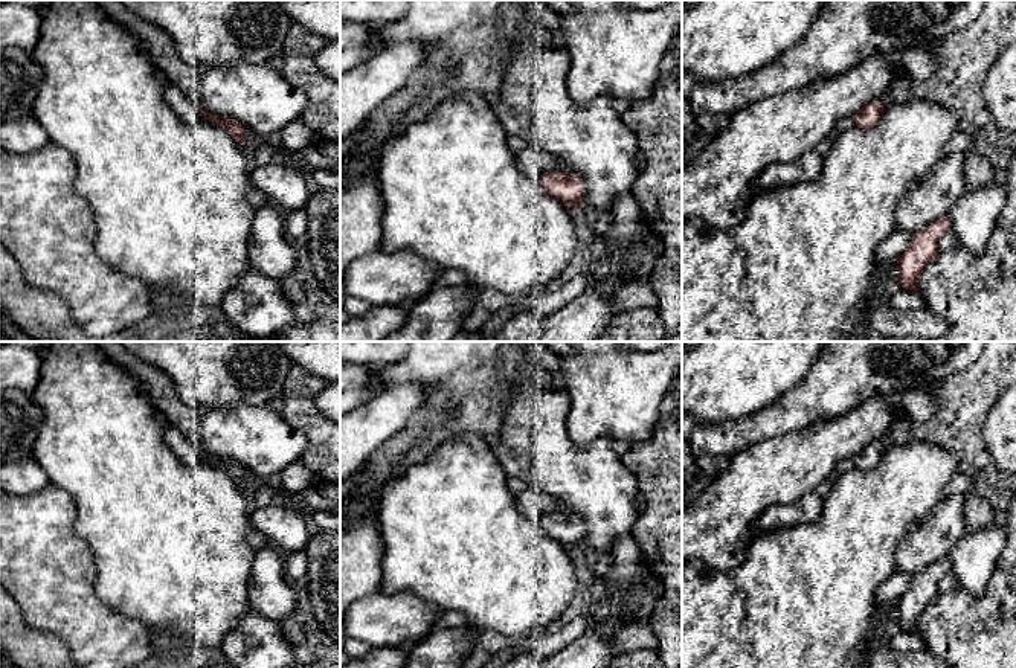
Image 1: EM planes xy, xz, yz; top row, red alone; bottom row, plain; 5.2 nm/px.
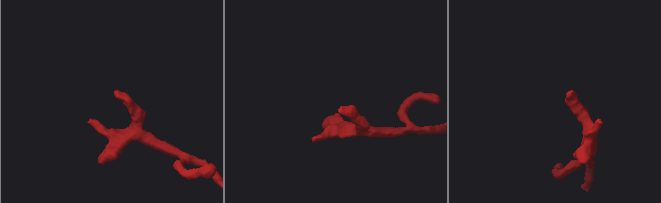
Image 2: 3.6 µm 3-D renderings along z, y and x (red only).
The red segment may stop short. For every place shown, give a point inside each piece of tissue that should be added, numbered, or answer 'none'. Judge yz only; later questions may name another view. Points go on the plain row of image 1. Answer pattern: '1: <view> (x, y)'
1: yz (841, 465)

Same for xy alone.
1: xy (188, 452)

